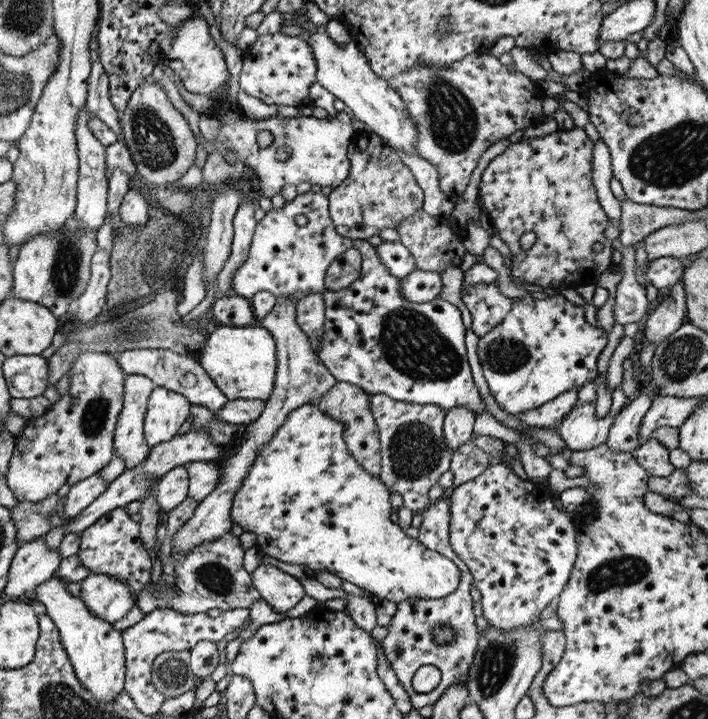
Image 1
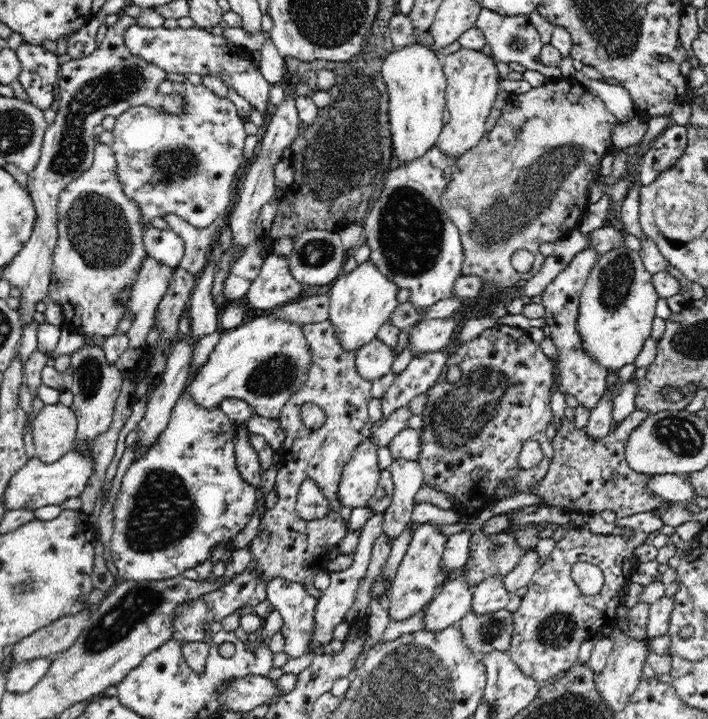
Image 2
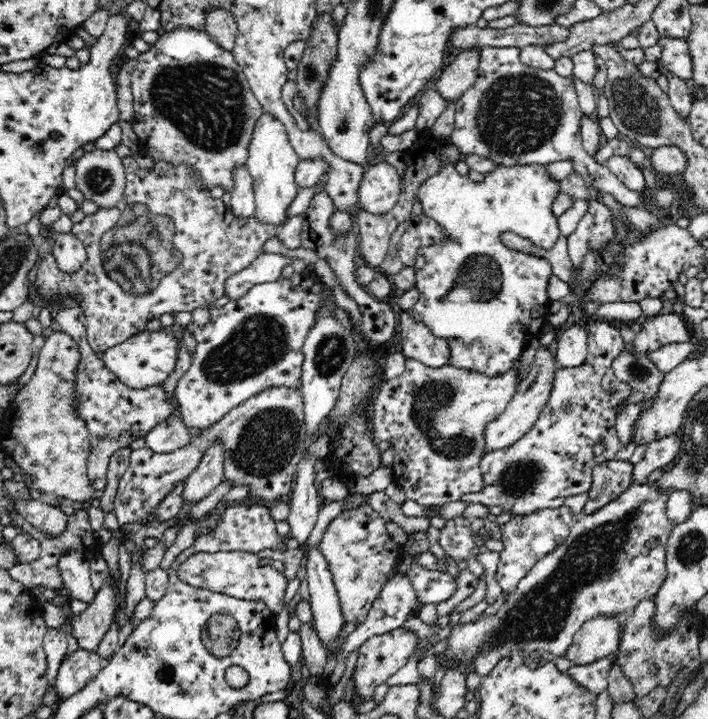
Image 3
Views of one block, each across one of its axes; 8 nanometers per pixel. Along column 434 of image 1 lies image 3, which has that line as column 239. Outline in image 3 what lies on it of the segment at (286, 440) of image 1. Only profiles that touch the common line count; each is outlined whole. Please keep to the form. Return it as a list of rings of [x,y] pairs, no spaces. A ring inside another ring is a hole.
[[[244,551],[196,553],[179,566],[177,573],[182,582],[191,584],[195,589],[210,590],[234,600],[264,601],[275,616],[282,610],[288,587],[284,573],[272,568],[267,562],[260,562],[256,554]]]

